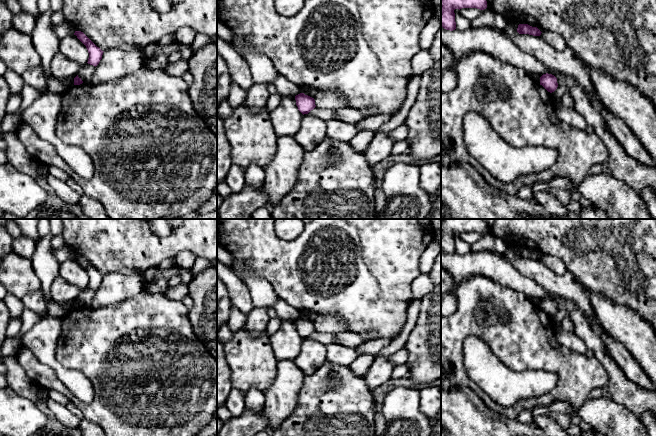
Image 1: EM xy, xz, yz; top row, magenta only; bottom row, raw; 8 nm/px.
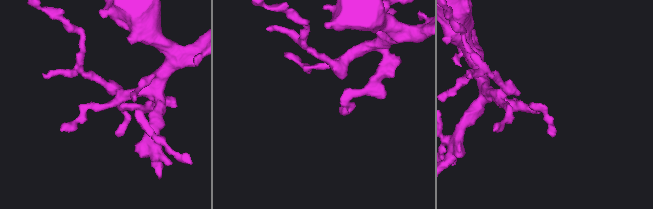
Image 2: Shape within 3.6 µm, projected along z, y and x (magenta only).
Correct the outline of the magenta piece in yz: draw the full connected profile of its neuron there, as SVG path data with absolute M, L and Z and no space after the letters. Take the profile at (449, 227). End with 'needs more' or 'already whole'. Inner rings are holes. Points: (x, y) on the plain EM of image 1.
M443 219L441 221L441 251L453 255L456 253L455 233L487 232L487 225L481 219Z; already whole

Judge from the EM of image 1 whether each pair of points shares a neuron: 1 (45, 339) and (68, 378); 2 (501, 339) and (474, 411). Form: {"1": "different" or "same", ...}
{"1": "same", "2": "different"}

